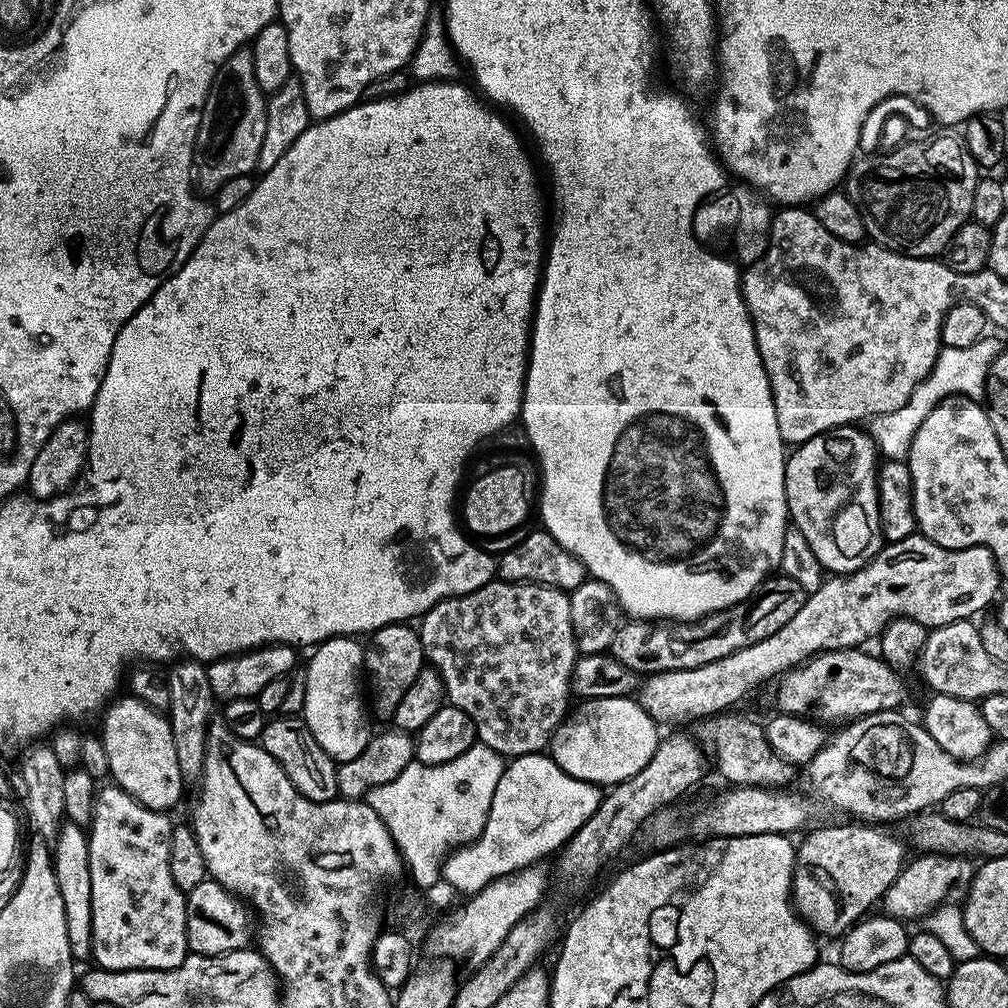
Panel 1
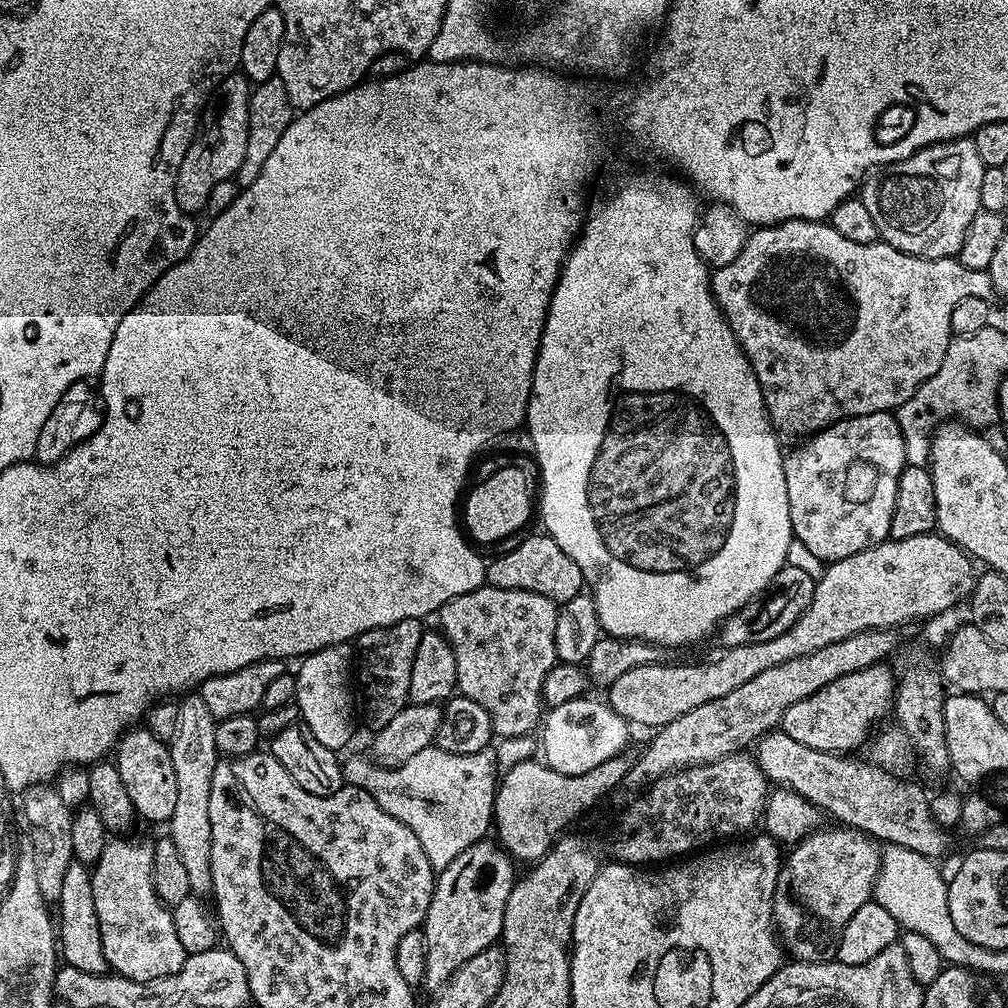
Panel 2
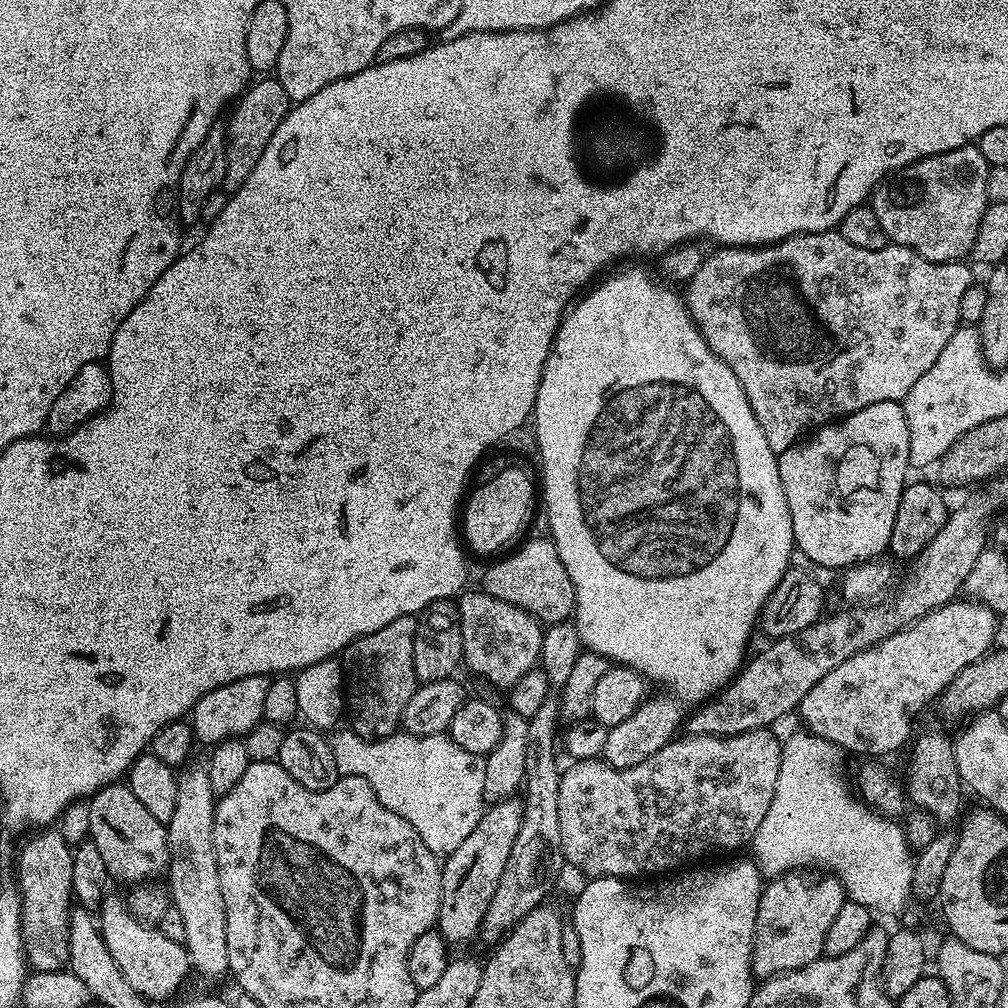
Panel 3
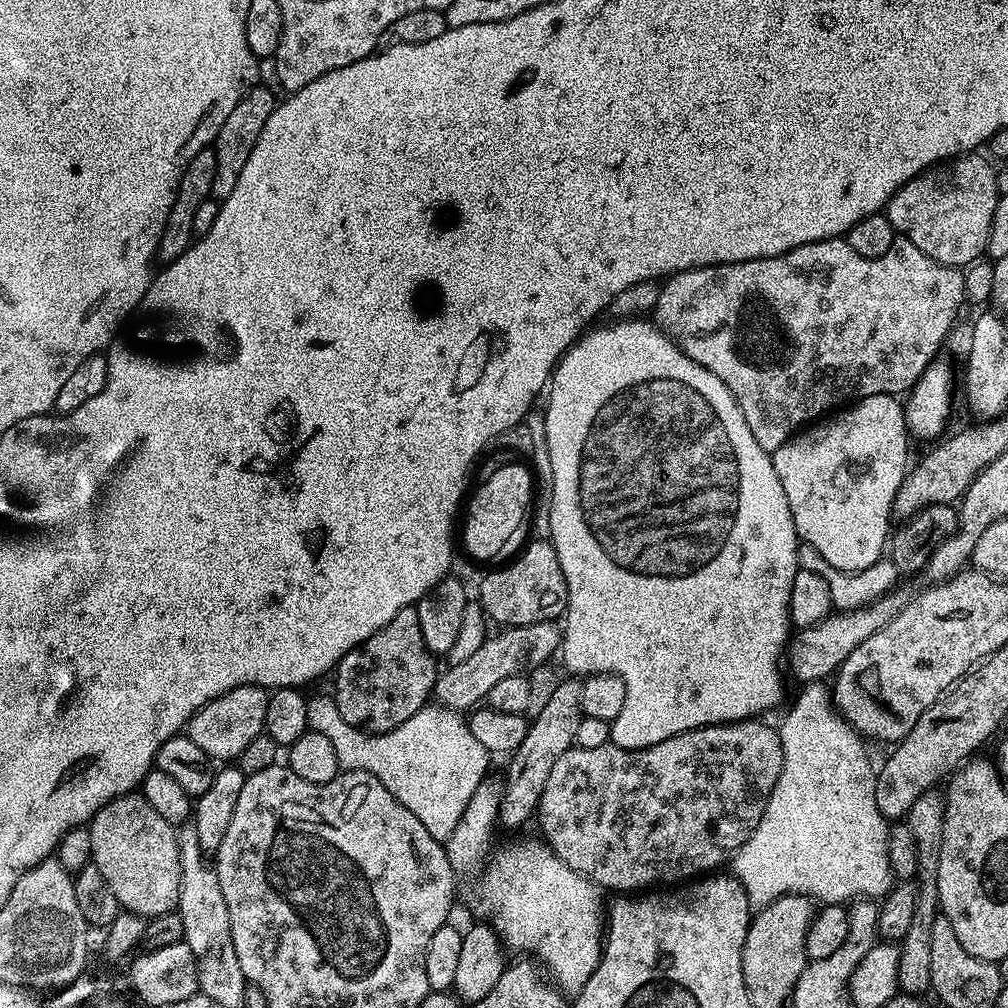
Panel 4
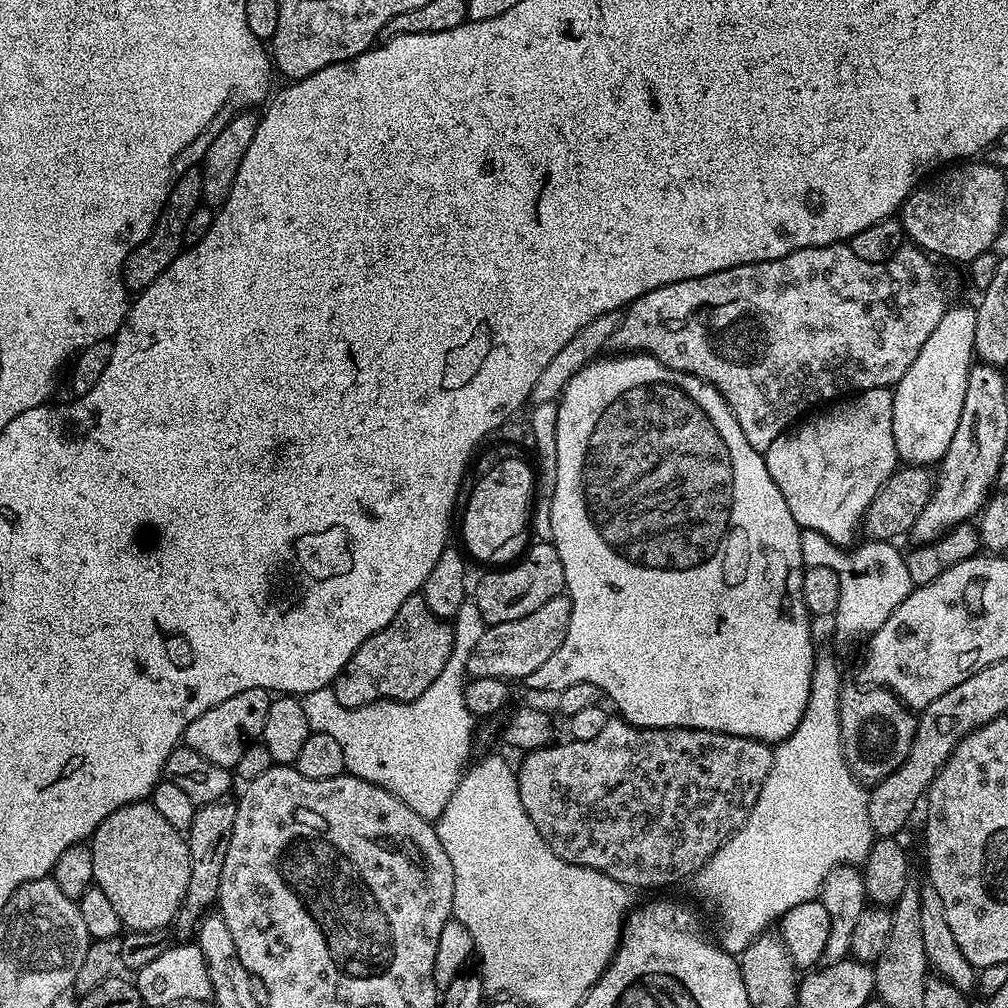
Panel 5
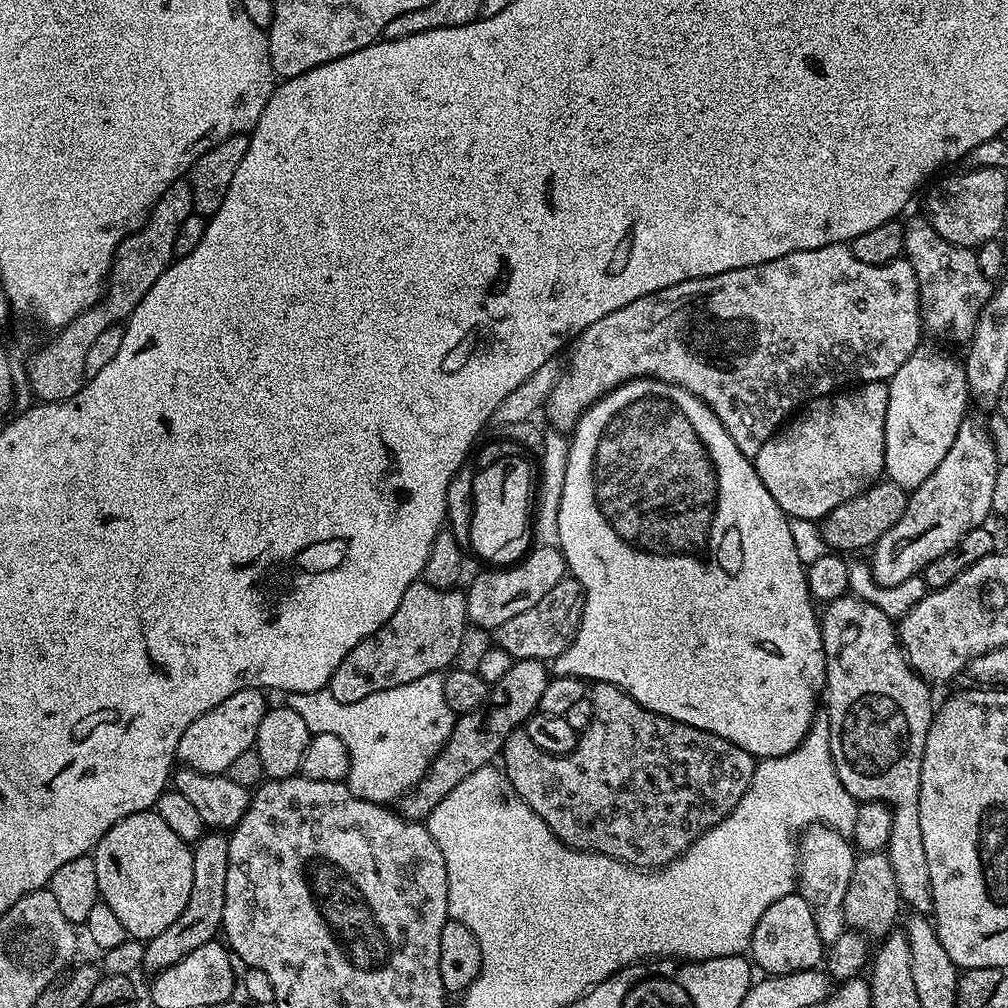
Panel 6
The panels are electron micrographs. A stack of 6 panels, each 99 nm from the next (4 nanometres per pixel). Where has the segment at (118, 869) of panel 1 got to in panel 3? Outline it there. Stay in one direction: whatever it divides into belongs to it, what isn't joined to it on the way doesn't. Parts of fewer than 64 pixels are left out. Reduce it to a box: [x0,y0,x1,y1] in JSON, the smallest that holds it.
[98,899,190,1001]

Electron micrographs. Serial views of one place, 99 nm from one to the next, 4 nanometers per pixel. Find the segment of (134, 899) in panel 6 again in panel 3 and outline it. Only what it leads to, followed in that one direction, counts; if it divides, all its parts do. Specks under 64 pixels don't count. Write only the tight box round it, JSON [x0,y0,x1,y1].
[87,782,170,886]

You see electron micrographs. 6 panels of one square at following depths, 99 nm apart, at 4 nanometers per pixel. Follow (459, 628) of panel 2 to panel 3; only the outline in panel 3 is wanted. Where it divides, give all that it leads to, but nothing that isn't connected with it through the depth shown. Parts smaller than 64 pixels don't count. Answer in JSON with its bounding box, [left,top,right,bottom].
[456,590,544,690]

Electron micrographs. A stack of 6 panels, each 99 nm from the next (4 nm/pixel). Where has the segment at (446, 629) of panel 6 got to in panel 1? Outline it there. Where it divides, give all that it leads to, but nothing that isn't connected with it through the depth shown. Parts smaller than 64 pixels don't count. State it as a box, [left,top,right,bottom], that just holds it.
[364,623,426,718]

